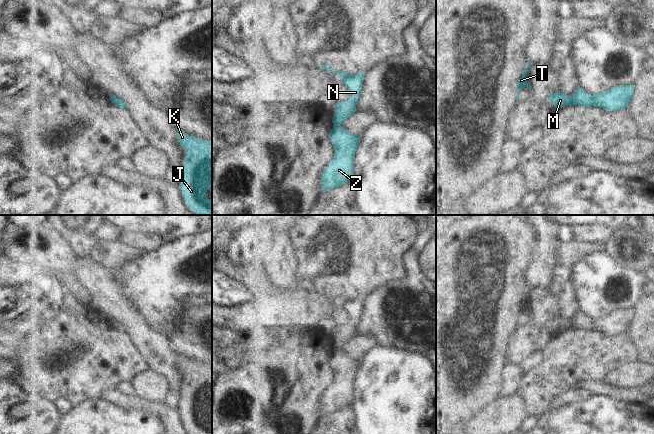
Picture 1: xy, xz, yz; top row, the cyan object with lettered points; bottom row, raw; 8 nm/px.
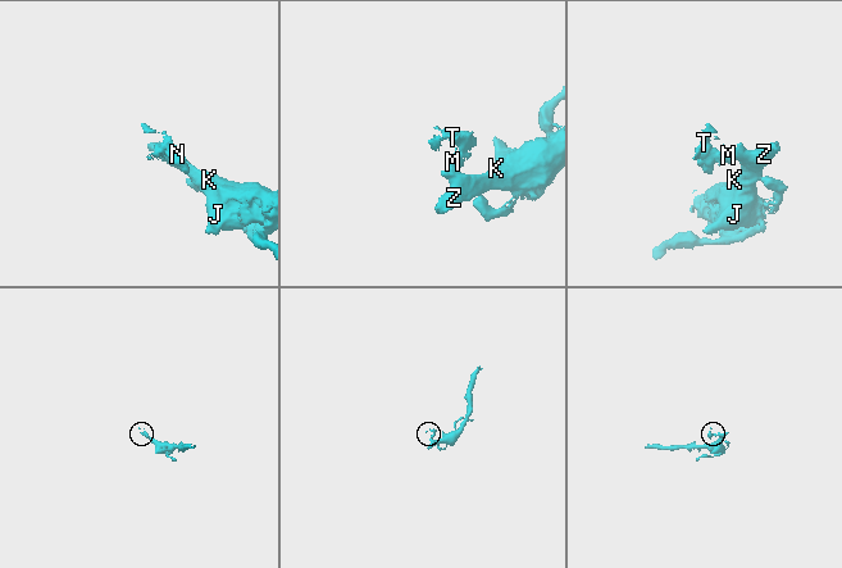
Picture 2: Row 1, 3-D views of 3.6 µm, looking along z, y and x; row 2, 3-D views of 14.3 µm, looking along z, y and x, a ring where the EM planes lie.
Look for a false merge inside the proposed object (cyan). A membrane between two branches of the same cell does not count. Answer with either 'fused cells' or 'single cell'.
fused cells

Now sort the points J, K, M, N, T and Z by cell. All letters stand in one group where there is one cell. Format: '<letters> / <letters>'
J K Z / M N T

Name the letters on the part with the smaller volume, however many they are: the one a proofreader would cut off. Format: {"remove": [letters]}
{"remove": ["M", "N", "T"]}

